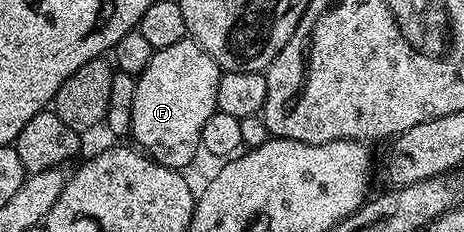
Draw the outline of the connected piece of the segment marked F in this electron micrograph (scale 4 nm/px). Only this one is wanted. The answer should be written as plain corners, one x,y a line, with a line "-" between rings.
190,39
173,43
173,47
156,49
149,59
145,71
135,77
135,94
133,95
133,111
131,112
130,136
135,137
134,144
151,160
161,163
170,169
186,170
186,165
200,152
201,127
205,127
205,119
216,113
217,83
221,76
219,65
200,45

